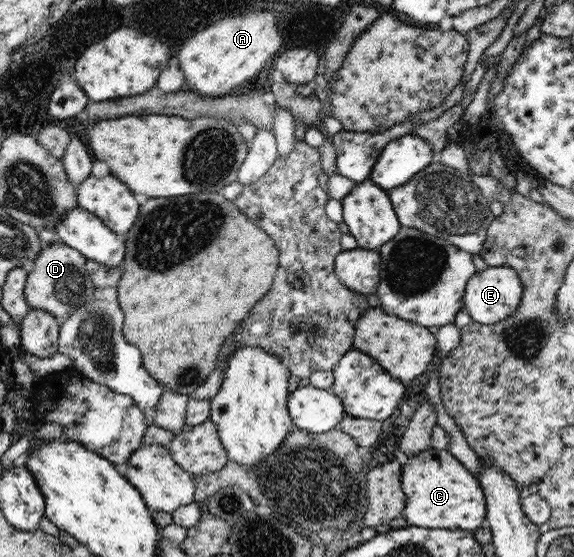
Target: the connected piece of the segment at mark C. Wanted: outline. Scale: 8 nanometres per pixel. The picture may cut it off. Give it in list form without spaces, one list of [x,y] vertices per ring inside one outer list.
[[[429,448],[408,459],[401,476],[406,495],[402,517],[408,525],[473,532],[485,523],[486,501],[479,480],[448,450]]]

